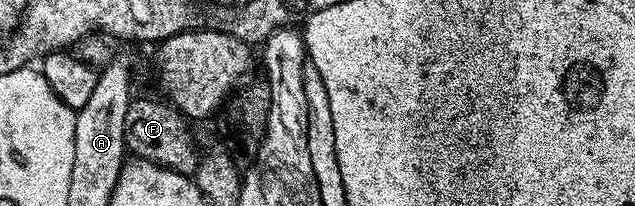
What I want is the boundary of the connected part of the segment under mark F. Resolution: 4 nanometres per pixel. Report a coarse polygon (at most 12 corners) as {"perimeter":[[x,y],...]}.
{"perimeter":[[131,98],[131,156],[193,176],[191,124],[166,101]]}

